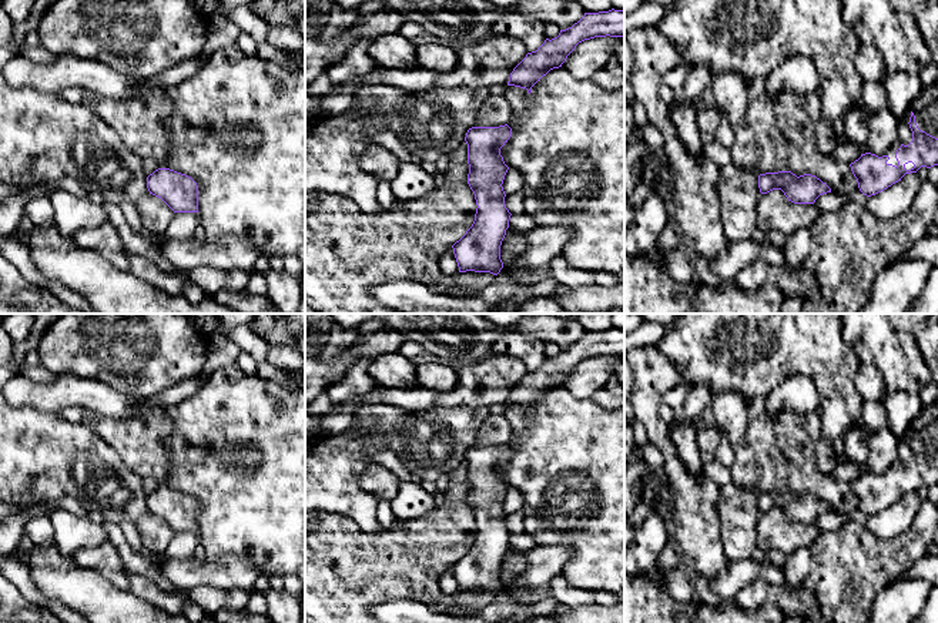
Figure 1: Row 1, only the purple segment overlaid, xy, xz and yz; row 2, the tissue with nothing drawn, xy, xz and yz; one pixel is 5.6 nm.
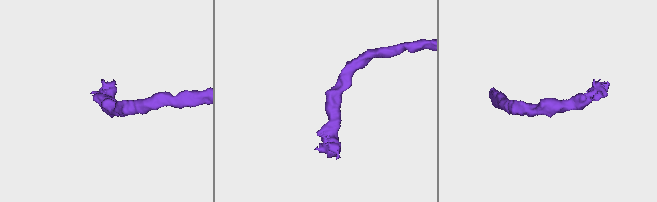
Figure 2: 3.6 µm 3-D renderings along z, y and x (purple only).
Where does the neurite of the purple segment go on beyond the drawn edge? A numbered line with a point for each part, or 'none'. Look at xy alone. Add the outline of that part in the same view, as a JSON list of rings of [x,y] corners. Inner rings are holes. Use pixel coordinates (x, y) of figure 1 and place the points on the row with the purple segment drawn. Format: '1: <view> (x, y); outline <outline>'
none

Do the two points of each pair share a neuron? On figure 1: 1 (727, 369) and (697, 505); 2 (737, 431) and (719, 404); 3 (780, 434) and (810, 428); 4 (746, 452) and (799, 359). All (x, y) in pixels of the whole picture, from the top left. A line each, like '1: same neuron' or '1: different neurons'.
1: different neurons
2: same neuron
3: same neuron
4: different neurons

